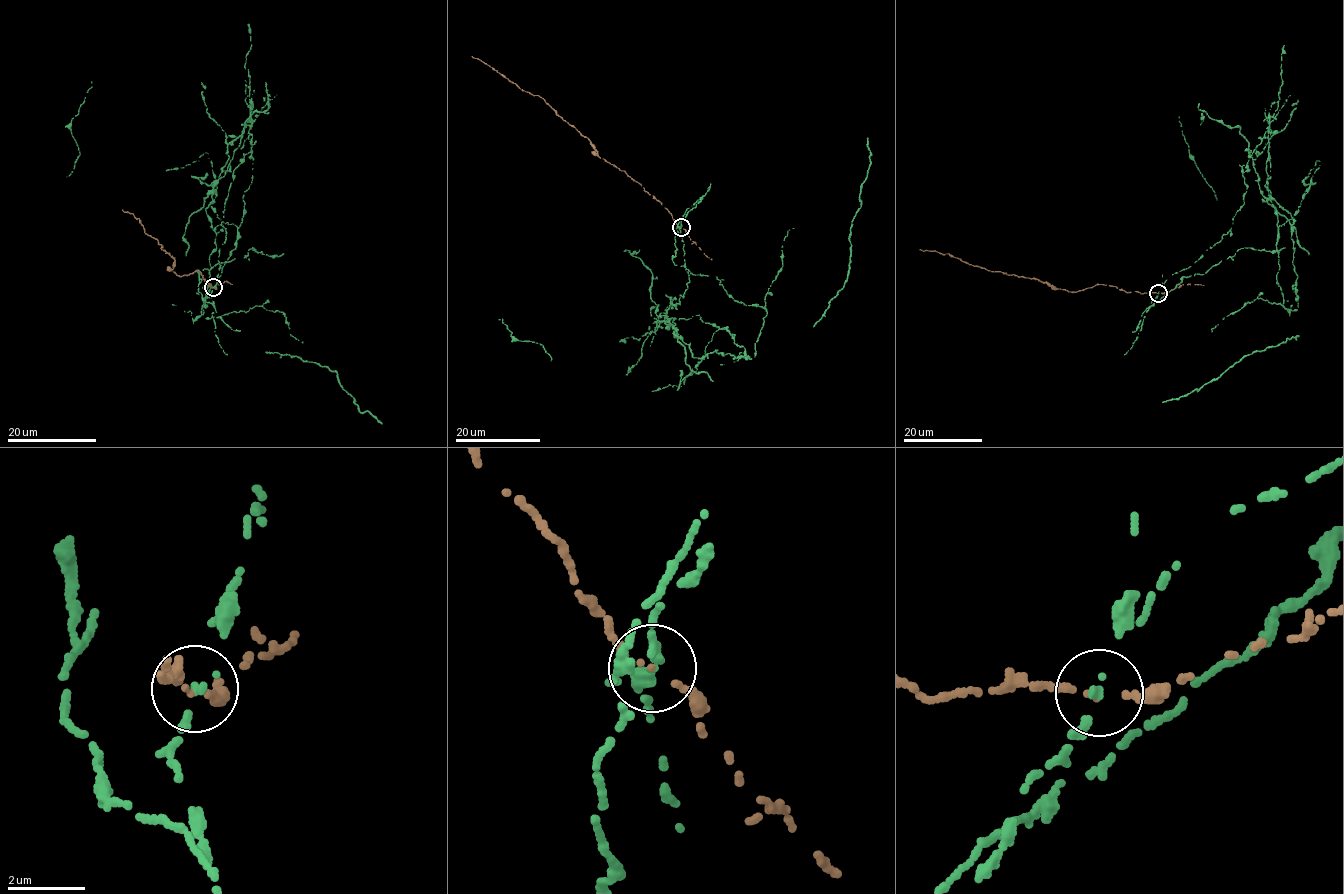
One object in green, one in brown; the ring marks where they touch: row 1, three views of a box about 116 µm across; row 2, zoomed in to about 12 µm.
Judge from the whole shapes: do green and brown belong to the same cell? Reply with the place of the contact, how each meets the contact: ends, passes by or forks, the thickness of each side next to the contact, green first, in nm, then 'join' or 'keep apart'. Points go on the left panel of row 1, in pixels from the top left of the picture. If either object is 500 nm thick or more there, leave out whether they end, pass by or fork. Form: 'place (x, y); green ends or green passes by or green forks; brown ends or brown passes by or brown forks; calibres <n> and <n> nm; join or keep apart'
place (213, 287); green ends; brown passes by; calibres 180 and 80 nm; keep apart

